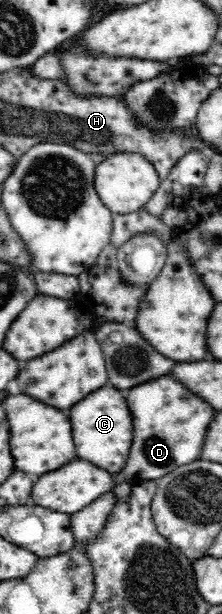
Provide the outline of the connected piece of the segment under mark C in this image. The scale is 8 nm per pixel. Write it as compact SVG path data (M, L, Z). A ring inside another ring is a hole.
M100 388L88 394L70 410L70 420L74 428L77 458L91 462L112 474L118 474L128 460L133 439L133 420L126 406L126 398L120 394L120 390Z

